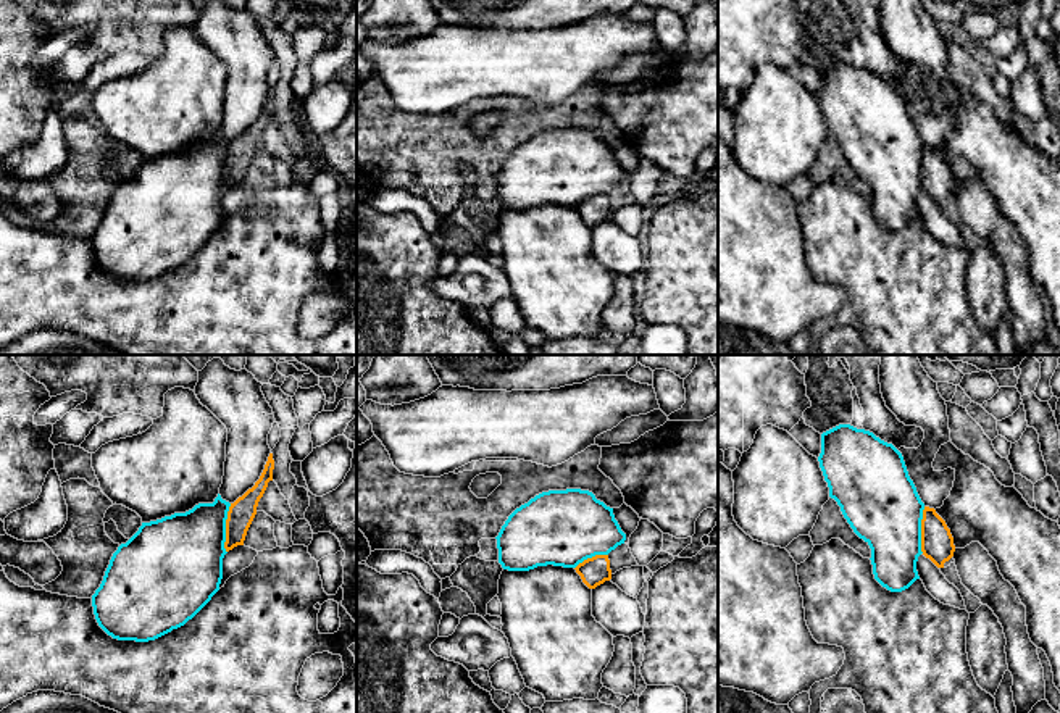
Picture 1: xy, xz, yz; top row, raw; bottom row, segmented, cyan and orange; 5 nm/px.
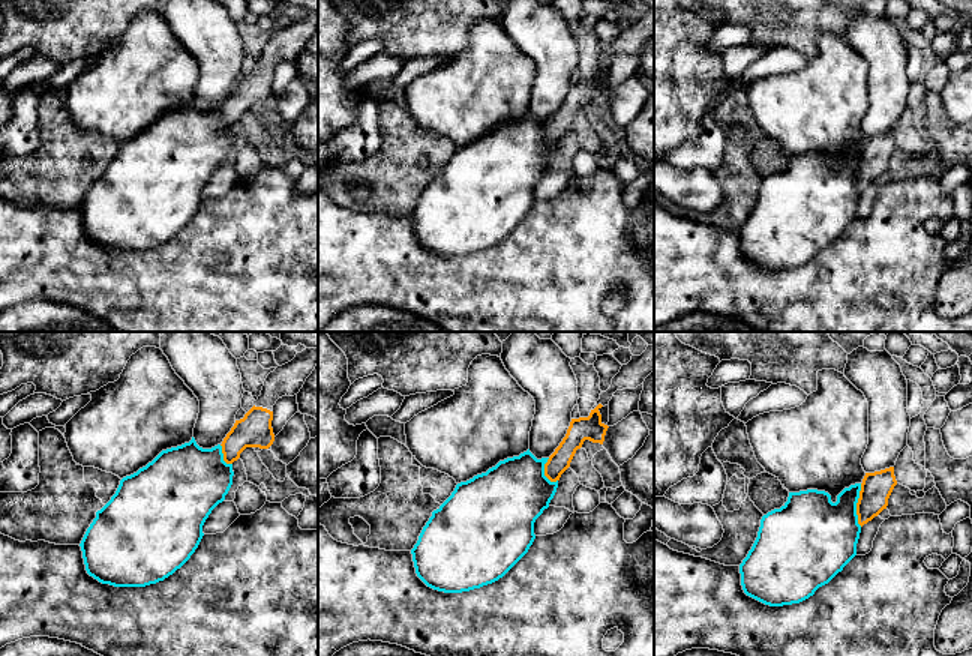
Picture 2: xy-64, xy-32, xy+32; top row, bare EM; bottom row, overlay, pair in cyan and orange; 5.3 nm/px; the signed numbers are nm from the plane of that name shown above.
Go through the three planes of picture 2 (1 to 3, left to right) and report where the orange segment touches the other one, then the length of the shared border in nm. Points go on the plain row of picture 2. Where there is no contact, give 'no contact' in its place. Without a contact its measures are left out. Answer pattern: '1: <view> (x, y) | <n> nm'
1: xy-64 (222, 120) | 130 nm
2: xy-32 (543, 135) | 140 nm
3: xy+32 (855, 168) | 240 nm

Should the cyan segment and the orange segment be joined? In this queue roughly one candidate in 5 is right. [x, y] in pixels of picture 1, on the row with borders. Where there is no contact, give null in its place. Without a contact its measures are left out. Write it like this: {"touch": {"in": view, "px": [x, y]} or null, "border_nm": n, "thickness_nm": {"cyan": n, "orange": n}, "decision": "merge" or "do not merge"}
{"touch": {"in": "xy", "px": [225, 528]}, "border_nm": 240, "thickness_nm": {"cyan": 400, "orange": 130}, "decision": "do not merge"}

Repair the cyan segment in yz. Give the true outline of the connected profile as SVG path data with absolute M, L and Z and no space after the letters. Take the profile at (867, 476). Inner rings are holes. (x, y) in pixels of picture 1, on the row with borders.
M839 424L821 434L820 468L853 532L871 548L874 579L891 592L916 579L924 503L902 453L873 432Z

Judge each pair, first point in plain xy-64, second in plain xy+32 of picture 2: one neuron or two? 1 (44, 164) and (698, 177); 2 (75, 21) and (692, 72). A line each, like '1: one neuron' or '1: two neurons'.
1: two neurons
2: two neurons

